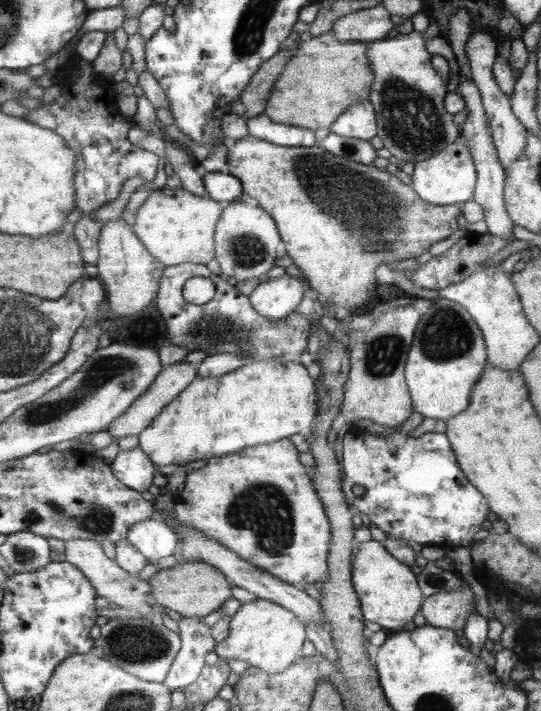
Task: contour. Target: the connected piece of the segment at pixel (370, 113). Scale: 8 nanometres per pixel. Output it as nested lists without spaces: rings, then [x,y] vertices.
[[[369,100],[360,101],[337,118],[331,132],[344,136],[344,138],[369,141],[376,136],[376,121],[377,113],[373,109],[373,103]]]

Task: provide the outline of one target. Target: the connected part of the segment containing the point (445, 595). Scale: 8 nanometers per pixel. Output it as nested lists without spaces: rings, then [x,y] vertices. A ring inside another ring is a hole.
[[[466,580],[461,589],[433,594],[426,597],[422,605],[422,616],[427,624],[447,630],[464,630],[466,621],[475,613],[475,594]]]

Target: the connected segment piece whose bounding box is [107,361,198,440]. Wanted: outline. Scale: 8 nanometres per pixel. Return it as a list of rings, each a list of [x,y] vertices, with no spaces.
[[[184,361],[165,367],[146,393],[129,406],[126,414],[113,422],[107,432],[118,440],[139,436],[162,413],[162,409],[196,379],[197,374],[198,370]]]

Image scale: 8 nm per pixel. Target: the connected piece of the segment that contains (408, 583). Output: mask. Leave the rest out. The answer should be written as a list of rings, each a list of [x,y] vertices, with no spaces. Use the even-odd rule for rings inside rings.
[[[371,539],[360,542],[354,549],[352,556],[353,586],[361,599],[361,610],[365,613],[365,619],[376,622],[387,633],[400,632],[402,628],[412,622],[412,618],[418,614],[420,604],[424,600],[424,592],[420,592],[416,584],[414,572],[408,568],[401,559],[390,554],[380,541]]]

